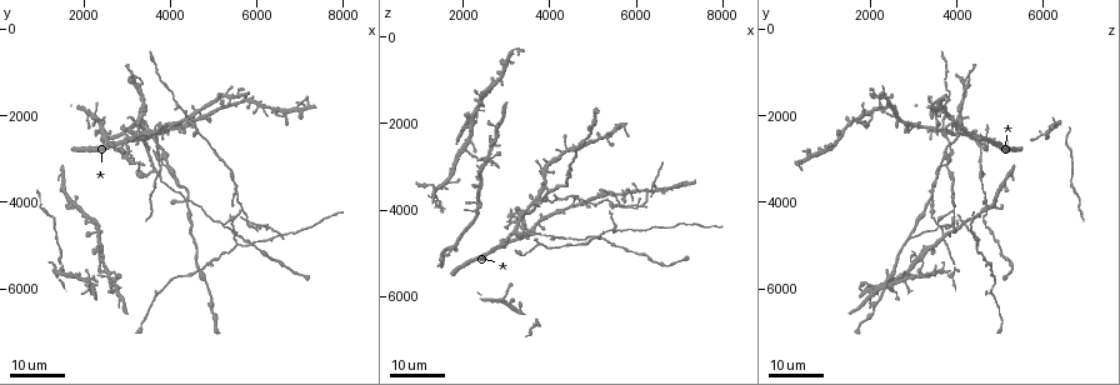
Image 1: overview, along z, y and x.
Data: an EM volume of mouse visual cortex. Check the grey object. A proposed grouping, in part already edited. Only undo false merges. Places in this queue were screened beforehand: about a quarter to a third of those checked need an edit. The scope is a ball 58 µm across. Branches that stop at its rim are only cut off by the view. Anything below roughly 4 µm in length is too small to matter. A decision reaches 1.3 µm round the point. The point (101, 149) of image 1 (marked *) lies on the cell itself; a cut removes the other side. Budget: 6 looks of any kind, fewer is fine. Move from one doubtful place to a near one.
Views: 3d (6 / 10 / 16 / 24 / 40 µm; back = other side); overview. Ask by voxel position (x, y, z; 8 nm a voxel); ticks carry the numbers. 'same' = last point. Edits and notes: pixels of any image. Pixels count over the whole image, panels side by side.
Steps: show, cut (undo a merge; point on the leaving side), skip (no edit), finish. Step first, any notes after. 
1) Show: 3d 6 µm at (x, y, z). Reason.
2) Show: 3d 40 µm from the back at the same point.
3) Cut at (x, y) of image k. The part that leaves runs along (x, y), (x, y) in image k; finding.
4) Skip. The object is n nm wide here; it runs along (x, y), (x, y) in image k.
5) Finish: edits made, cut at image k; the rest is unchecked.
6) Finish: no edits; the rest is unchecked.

Show: 3d 16 µm at (2450, 5650, 2750). Arms part here.

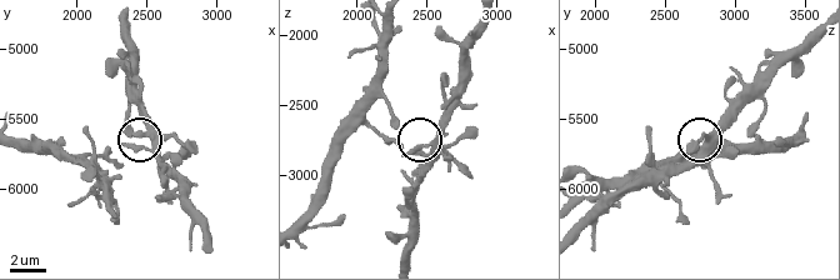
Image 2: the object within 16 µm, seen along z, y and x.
Show: 3d 10 µm at (2480, 5720, 2800).

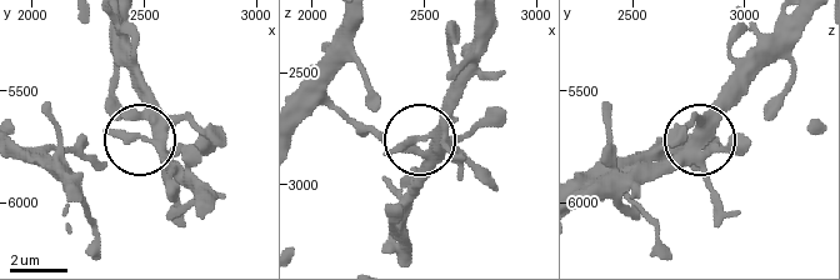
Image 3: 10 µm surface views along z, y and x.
Skip. The object is 330 nm wide here; all the same cell.

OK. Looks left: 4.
Show: 3d 24 µm at (4650, 2300, 3750). Looks like a crossing.

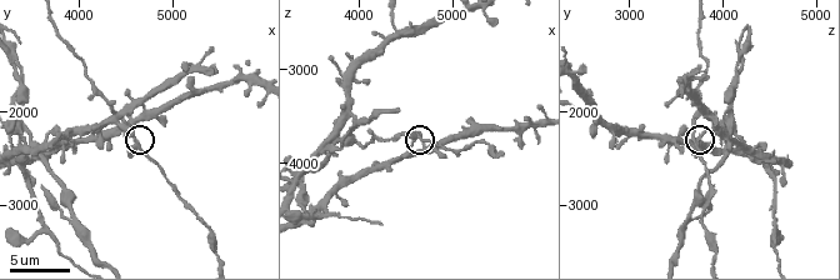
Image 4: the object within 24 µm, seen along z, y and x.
Show: 3d 6 µm at (4600, 2350, 3700).

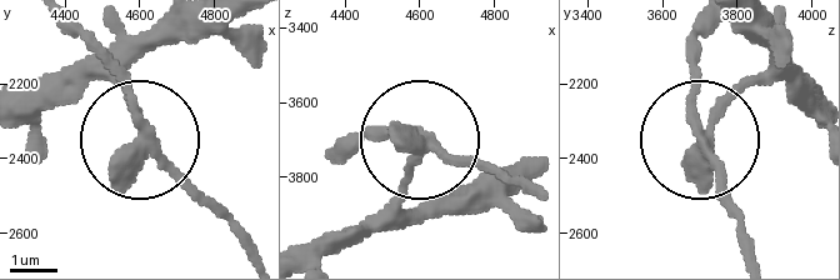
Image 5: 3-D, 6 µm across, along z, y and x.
Skip. 4 arms meet here; it runs along (30, 118), (110, 81), (138, 134), (134, 94), (66, 23) in image 5; continuous, no second cell.

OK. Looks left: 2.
Finish: no edits; the rest is unchecked.

